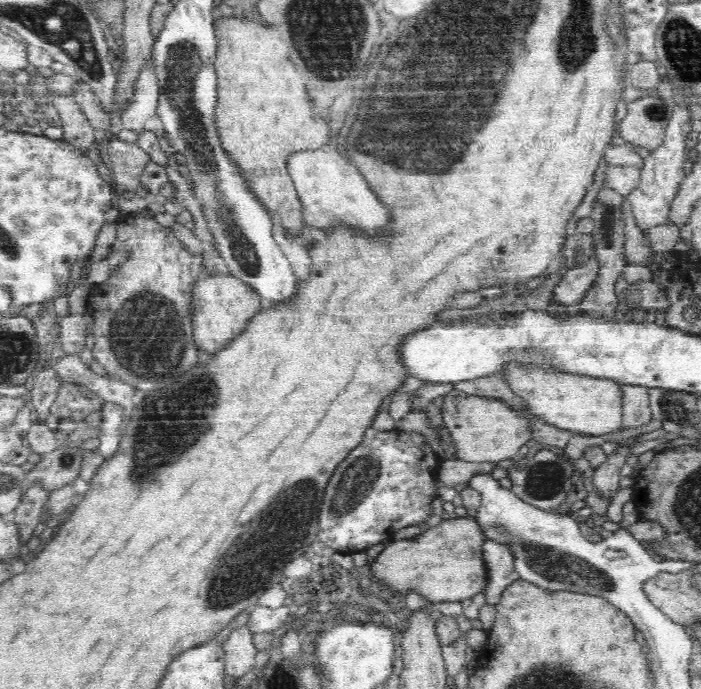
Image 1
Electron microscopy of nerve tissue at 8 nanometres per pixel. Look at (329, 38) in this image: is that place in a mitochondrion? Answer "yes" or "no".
yes

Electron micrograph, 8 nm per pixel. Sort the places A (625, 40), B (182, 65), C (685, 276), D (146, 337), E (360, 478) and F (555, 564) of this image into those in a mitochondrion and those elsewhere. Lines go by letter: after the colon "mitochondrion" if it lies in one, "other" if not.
A: other
B: mitochondrion
C: other
D: mitochondrion
E: mitochondrion
F: mitochondrion

